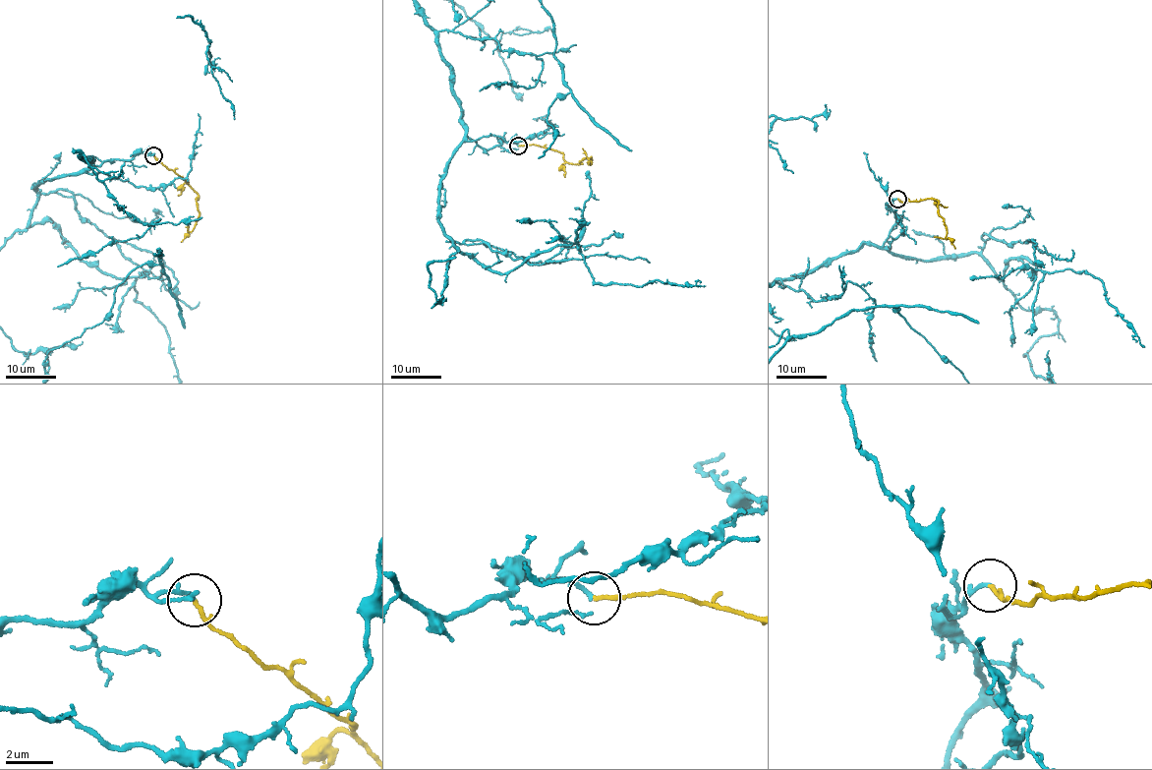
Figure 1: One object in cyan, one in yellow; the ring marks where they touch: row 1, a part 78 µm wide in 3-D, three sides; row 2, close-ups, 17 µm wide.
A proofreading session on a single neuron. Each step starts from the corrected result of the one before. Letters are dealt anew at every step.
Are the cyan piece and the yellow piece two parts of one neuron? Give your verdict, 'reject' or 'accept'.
accept

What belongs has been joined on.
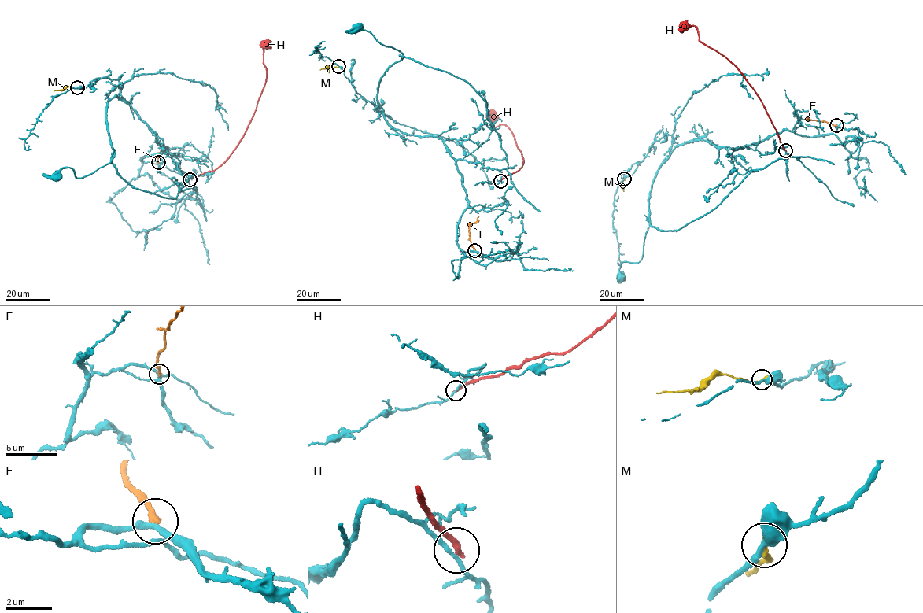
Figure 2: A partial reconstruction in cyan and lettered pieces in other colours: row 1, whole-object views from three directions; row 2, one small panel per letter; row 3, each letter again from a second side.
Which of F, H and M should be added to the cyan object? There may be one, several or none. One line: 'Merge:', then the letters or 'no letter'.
Merge: no letter

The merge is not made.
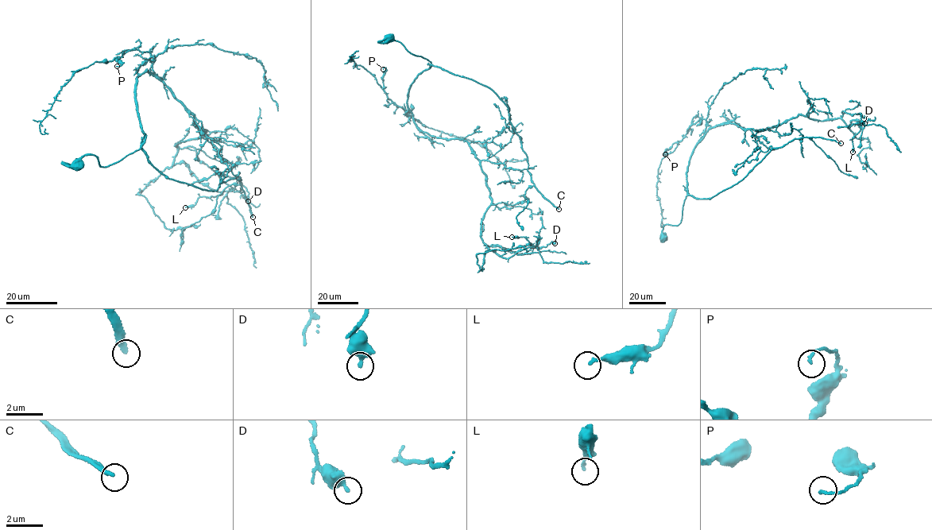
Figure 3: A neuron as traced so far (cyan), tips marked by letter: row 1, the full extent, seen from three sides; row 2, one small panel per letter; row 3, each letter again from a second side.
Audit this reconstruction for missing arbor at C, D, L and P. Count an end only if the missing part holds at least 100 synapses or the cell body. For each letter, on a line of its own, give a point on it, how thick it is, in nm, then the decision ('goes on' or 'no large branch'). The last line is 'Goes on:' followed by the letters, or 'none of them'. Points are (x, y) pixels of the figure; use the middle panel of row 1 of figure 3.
C: at (558, 209); 280 nm thick; goes on
D: at (554, 243); 360 nm thick; no large branch
L: at (512, 237); 160 nm thick; no large branch
P: at (383, 69); 140 nm thick; no large branch
Goes on: C

